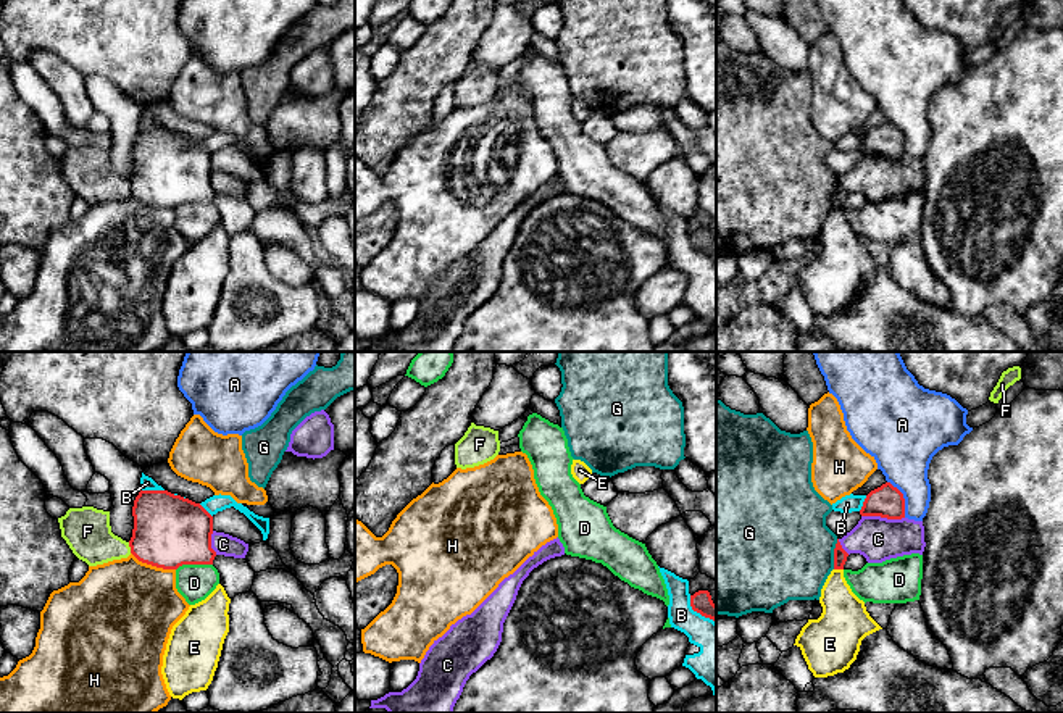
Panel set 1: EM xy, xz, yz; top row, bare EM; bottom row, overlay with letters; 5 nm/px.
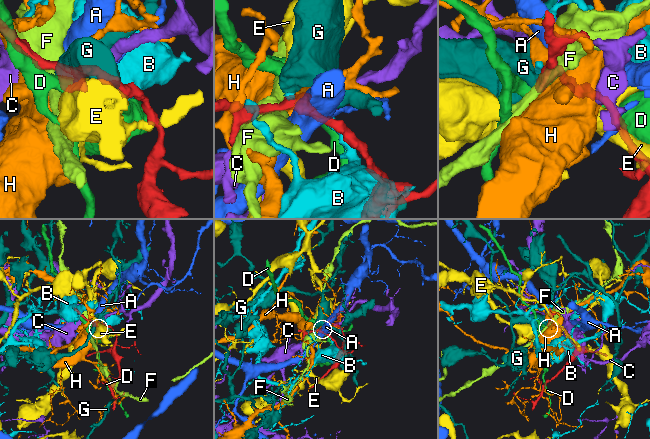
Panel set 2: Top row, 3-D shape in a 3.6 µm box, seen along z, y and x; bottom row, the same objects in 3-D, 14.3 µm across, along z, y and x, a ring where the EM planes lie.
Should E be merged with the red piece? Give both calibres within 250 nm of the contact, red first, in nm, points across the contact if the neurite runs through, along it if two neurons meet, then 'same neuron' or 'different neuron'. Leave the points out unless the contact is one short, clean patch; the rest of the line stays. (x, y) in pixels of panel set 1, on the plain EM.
calibres 70 and 240 nm; border yz (834, 207), (842, 208); different neuron

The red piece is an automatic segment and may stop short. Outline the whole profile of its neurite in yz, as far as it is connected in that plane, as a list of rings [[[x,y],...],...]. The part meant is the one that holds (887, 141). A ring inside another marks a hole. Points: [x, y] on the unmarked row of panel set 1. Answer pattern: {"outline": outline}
{"outline": [[[886,121],[866,134],[860,153],[902,158],[905,156],[903,132],[890,121]]]}

